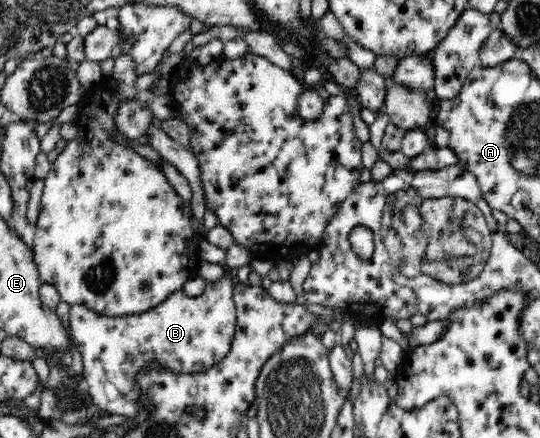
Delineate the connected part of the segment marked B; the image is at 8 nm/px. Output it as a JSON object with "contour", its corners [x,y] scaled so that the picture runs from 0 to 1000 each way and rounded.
{"contour":[[[419,616],[404,644],[385,644],[376,671],[348,678],[339,664],[322,667],[300,694],[293,694],[274,712],[204,726],[189,721],[152,696],[130,696],[122,726],[131,776],[144,795],[156,826],[156,884],[172,936],[191,947],[224,947],[246,954],[263,932],[274,932],[278,913],[252,913],[269,906],[267,895],[252,884],[252,854],[278,822],[302,826],[304,836],[328,849],[381,849],[396,831],[409,826],[428,799],[435,760],[435,699],[431,653],[437,646],[428,619]]]}

